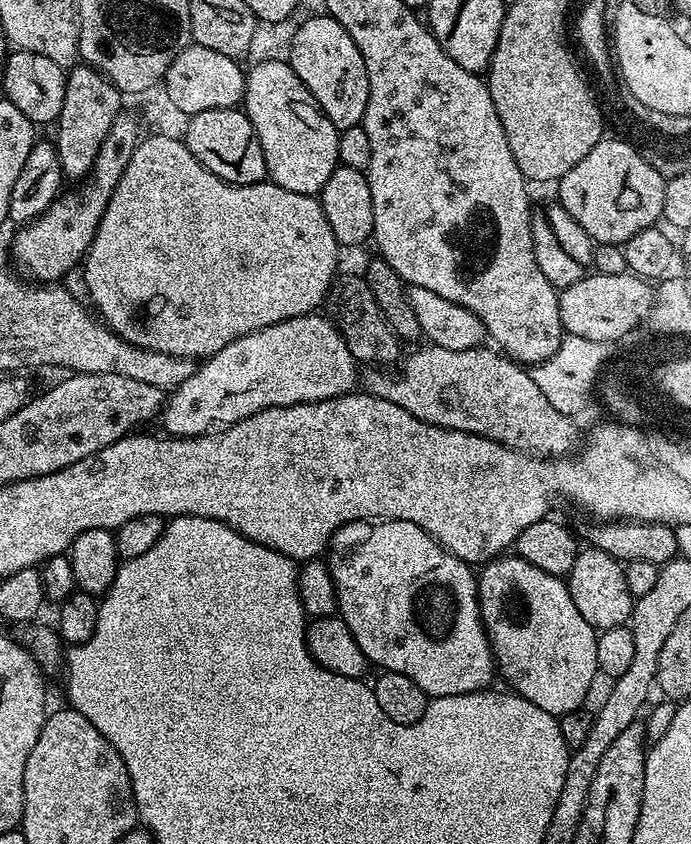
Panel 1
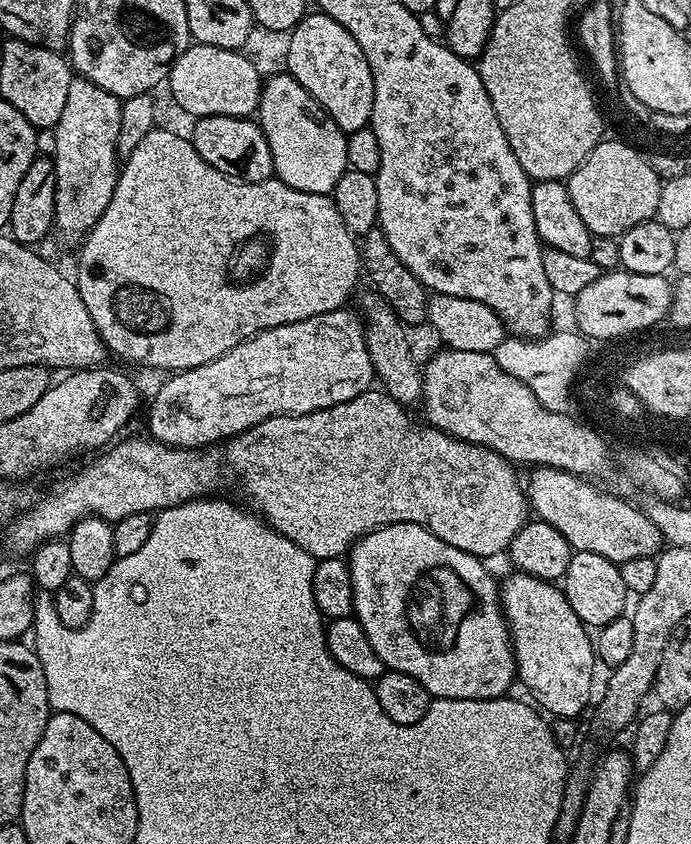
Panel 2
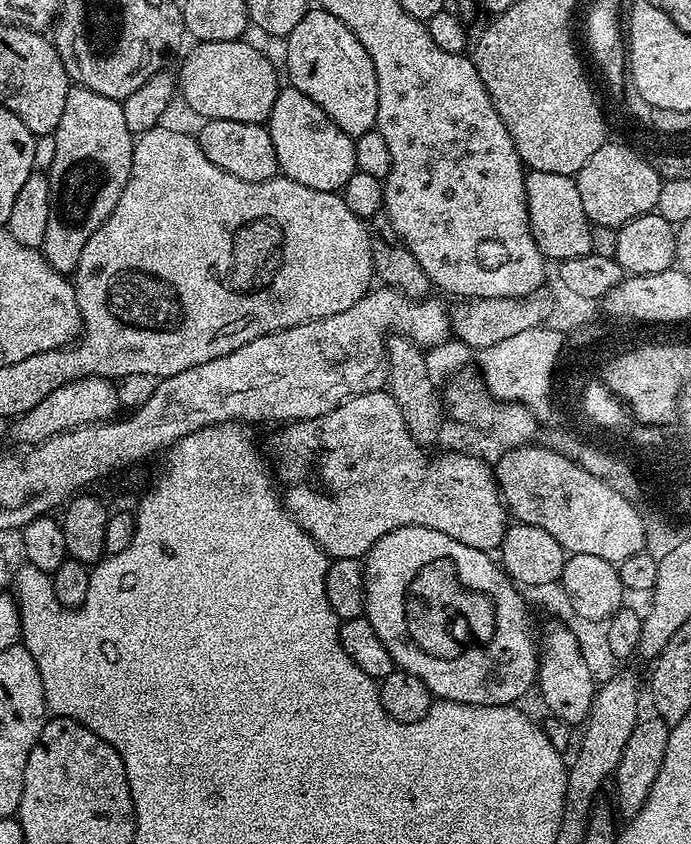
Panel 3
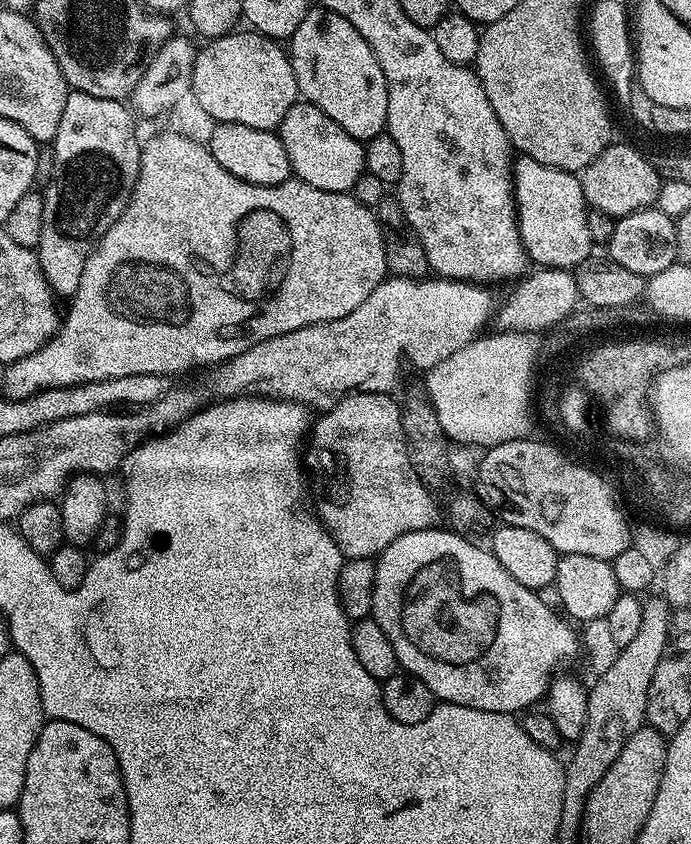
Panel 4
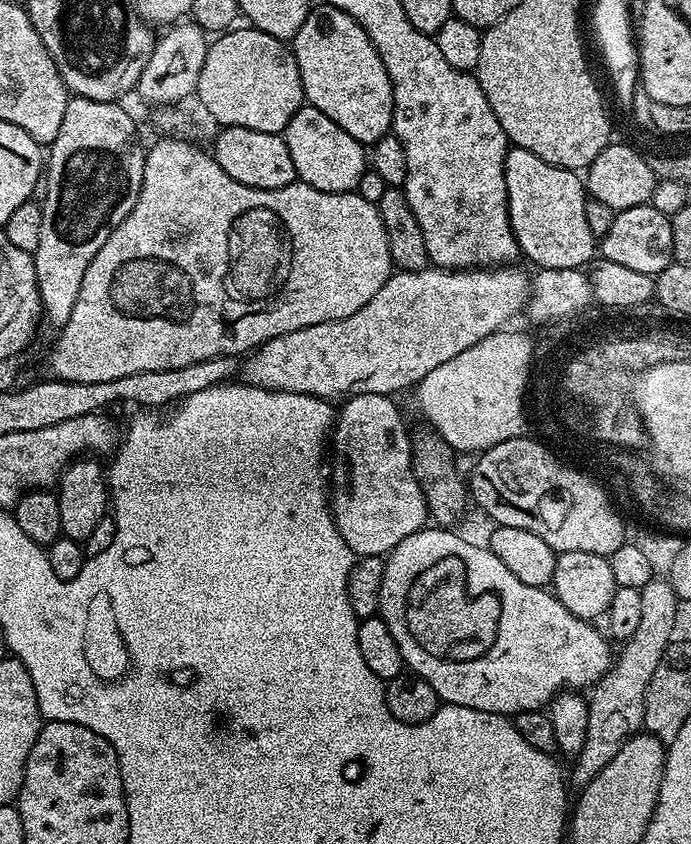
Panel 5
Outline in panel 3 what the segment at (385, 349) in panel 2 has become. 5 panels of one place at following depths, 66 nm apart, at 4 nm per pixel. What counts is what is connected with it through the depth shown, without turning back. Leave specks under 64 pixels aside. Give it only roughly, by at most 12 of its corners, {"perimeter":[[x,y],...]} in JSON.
{"perimeter":[[389,335],[387,391],[416,444],[430,448],[444,408],[425,349]]}

